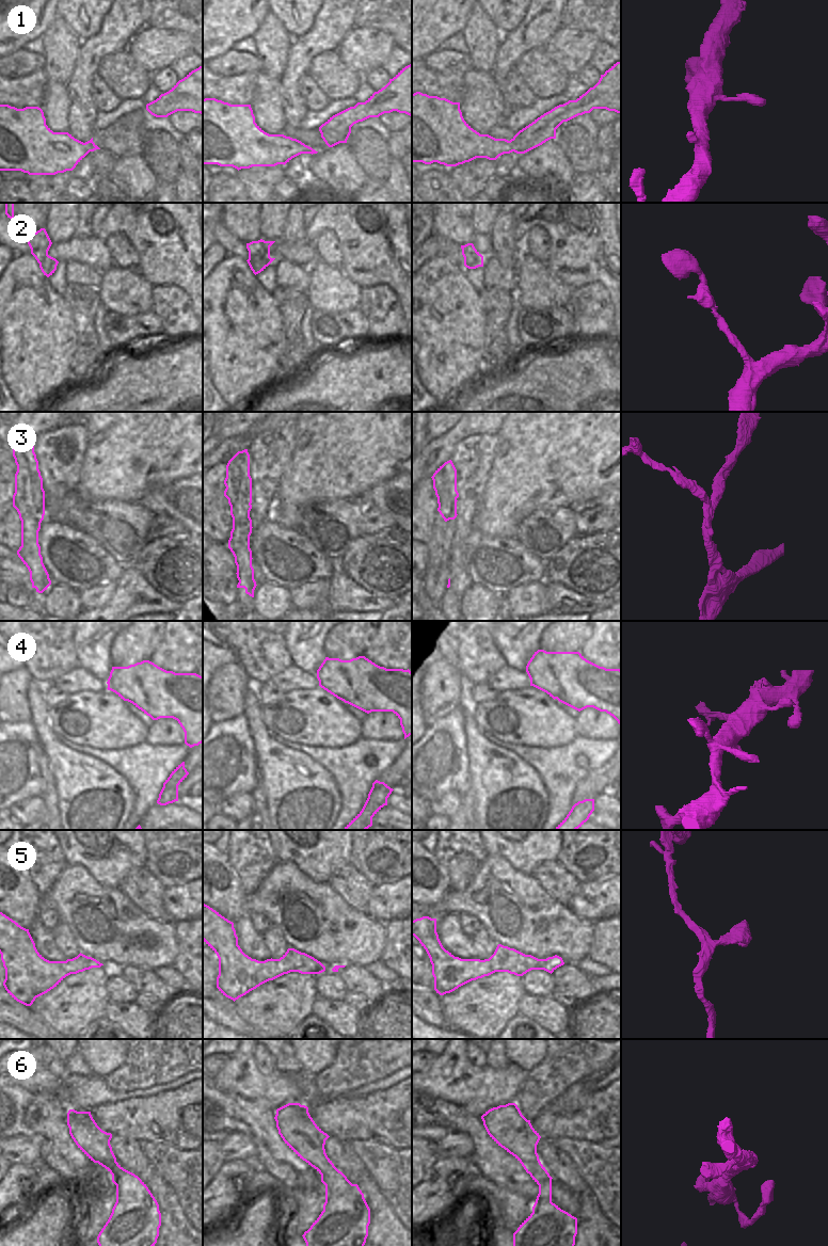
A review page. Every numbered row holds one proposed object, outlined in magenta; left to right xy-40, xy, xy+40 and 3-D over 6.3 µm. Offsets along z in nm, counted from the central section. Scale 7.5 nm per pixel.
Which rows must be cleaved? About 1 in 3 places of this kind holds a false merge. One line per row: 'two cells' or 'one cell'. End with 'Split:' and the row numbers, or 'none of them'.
1: one cell
2: one cell
3: two cells
4: one cell
5: one cell
6: one cell
Split: 3

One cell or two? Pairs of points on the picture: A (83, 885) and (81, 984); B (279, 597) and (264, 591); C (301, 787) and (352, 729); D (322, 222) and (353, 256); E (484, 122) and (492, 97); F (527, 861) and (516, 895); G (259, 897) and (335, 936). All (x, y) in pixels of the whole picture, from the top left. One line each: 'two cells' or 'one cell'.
A: two cells
B: one cell
C: two cells
D: one cell
E: one cell
F: two cells
G: one cell

